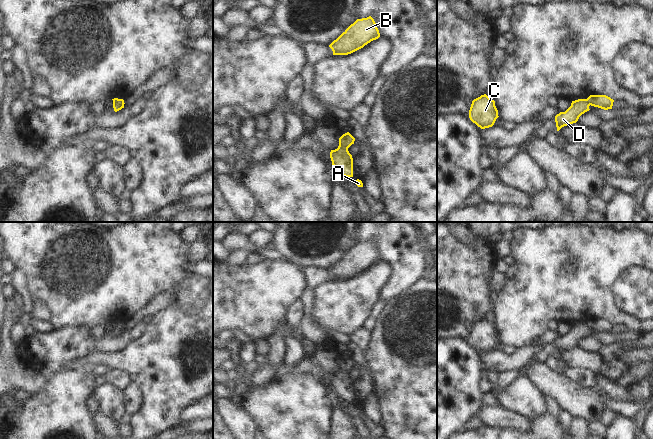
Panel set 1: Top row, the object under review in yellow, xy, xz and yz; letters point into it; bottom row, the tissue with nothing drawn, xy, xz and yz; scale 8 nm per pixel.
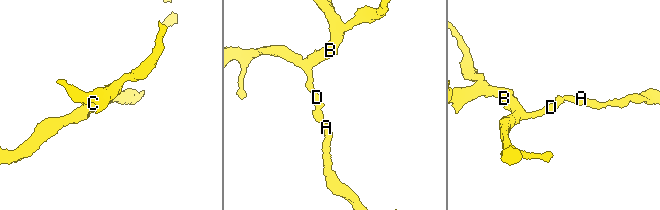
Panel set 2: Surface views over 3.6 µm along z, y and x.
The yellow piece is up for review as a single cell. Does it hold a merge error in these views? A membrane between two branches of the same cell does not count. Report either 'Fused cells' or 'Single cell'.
Fused cells.

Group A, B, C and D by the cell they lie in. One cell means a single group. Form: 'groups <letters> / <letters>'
groups A / B C D

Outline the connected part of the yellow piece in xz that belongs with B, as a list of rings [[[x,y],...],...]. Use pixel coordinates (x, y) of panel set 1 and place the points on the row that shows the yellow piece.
[[[369,16],[357,19],[329,47],[332,49],[333,55],[348,55],[379,37],[380,33],[376,23]]]

